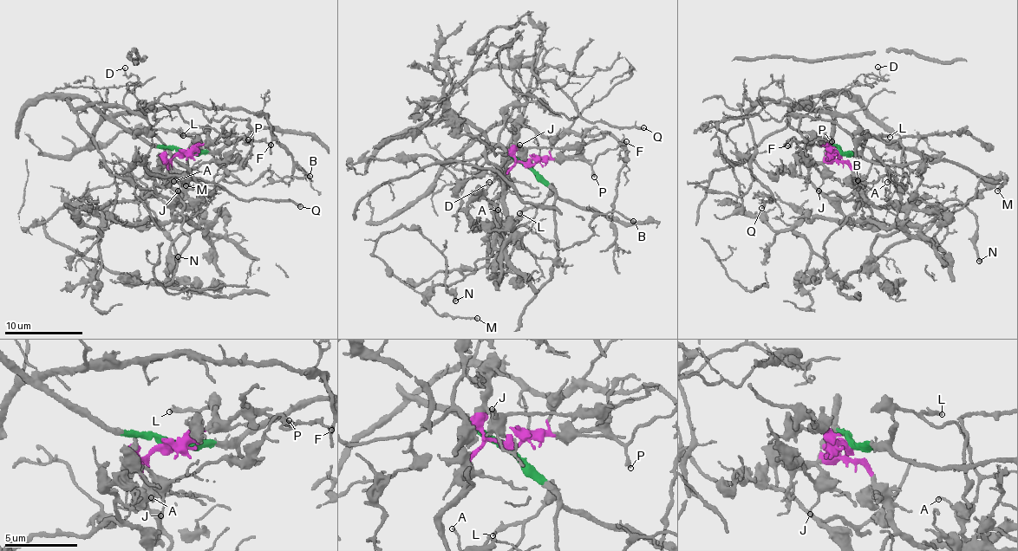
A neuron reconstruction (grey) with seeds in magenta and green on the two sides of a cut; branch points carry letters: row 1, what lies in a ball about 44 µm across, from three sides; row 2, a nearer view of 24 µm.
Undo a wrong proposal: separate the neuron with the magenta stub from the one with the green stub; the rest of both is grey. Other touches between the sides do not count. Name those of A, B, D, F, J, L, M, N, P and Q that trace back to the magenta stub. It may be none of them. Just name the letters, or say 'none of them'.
A, B, F, J, L, M, N, P

